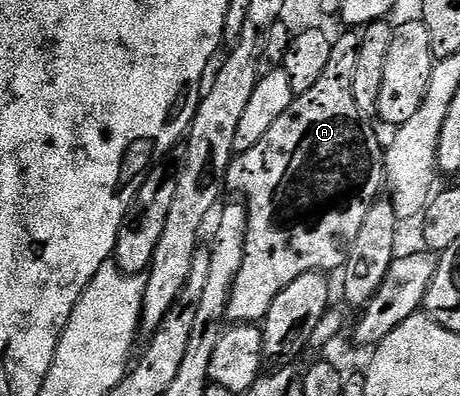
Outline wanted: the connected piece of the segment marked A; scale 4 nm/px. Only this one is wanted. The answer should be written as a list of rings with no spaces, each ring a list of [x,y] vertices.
[[[343,30],[338,37],[337,35],[331,42],[331,53],[329,54],[329,62],[325,66],[325,70],[321,74],[315,85],[309,86],[309,90],[298,93],[295,99],[291,101],[289,110],[285,110],[285,114],[281,114],[281,118],[277,118],[277,122],[273,122],[273,126],[269,126],[269,131],[265,133],[265,138],[261,138],[261,142],[257,142],[257,146],[253,146],[249,150],[238,153],[235,159],[231,161],[229,170],[227,171],[226,187],[231,188],[235,192],[240,192],[242,199],[247,206],[247,233],[245,234],[245,262],[241,262],[241,270],[237,270],[237,282],[233,282],[233,290],[229,298],[229,306],[227,307],[227,320],[235,324],[254,324],[258,325],[267,316],[269,306],[273,306],[273,298],[277,298],[277,294],[281,294],[281,290],[285,290],[285,286],[289,286],[289,282],[301,278],[301,274],[309,274],[310,272],[321,272],[331,274],[331,271],[342,269],[347,263],[347,255],[353,246],[353,242],[357,239],[357,234],[361,230],[361,222],[365,222],[365,214],[369,214],[371,205],[380,199],[381,193],[385,188],[385,148],[381,143],[379,145],[379,136],[370,128],[368,121],[361,114],[361,110],[357,110],[357,102],[353,102],[353,77],[357,70],[357,50],[361,46],[361,35],[355,30]]]

